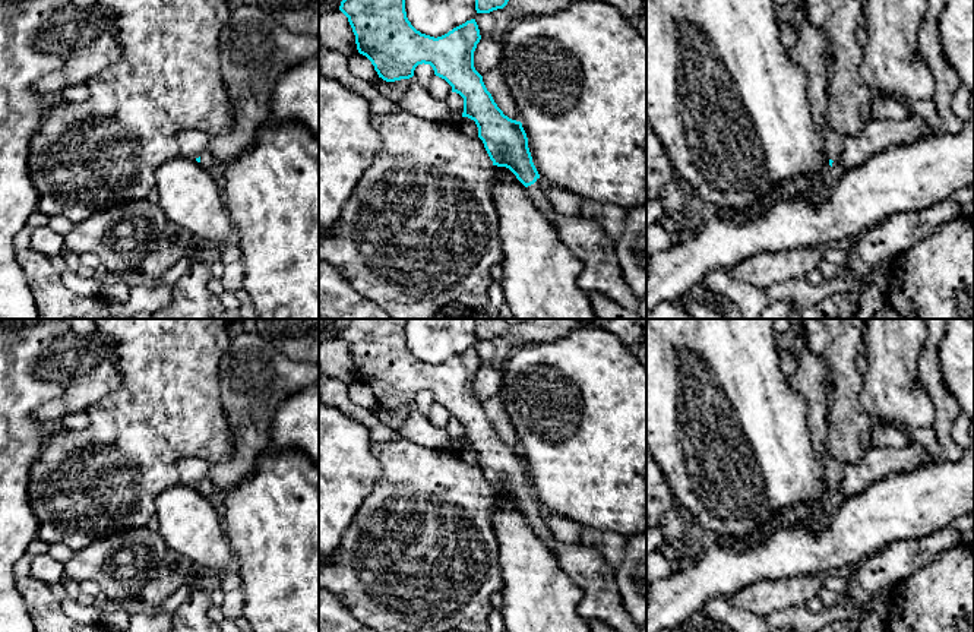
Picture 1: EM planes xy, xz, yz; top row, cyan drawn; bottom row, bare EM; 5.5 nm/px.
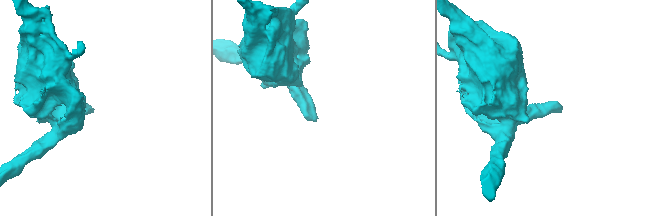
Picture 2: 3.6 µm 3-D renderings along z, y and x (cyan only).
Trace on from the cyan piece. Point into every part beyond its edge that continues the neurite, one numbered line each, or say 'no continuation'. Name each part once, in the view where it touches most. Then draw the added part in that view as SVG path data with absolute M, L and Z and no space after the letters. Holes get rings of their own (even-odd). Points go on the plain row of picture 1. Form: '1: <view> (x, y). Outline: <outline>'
1: xz (535, 518). Outline: M540 506L531 514L526 515L526 519L529 521L532 530L538 534L541 541L556 553L557 543L553 538L553 534L544 519L543 511Z

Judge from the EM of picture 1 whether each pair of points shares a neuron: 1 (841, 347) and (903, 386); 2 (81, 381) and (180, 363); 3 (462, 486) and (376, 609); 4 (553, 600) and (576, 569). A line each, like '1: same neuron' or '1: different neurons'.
1: different neurons
2: different neurons
3: same neuron
4: different neurons

